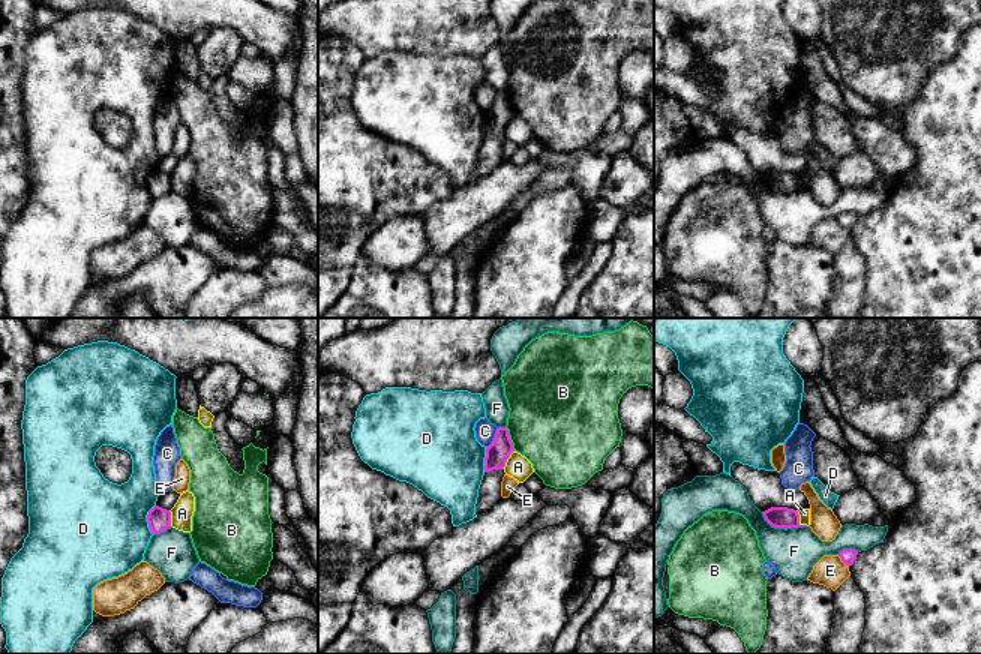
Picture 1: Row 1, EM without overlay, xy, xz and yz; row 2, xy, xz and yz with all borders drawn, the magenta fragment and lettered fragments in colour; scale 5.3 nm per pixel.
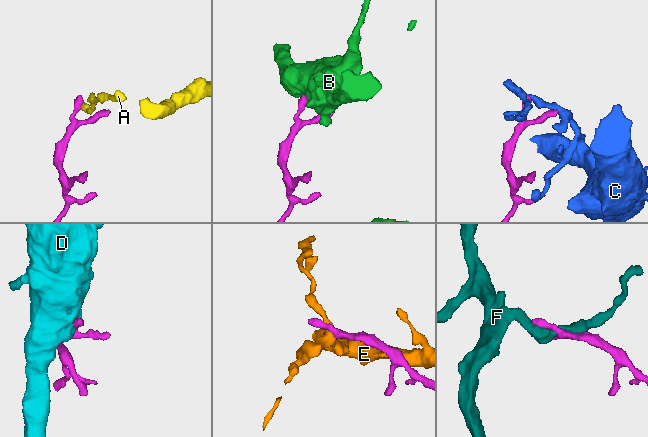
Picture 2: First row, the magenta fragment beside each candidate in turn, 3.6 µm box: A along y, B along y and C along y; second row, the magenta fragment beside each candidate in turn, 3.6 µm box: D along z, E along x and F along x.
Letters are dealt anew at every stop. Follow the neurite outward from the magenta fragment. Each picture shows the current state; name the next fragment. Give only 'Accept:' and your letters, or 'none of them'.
Accept: none of them

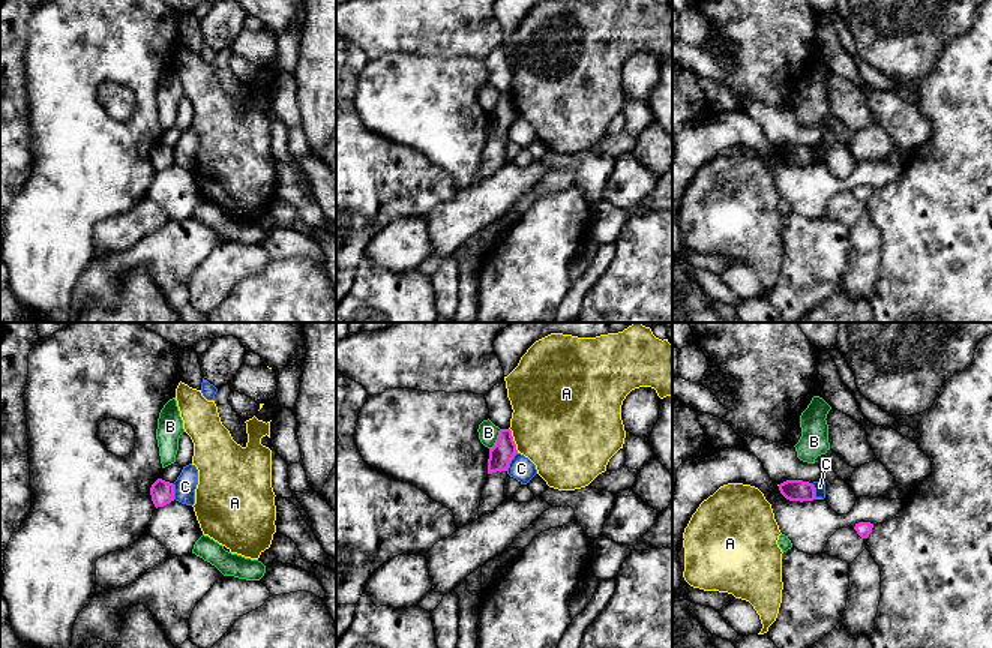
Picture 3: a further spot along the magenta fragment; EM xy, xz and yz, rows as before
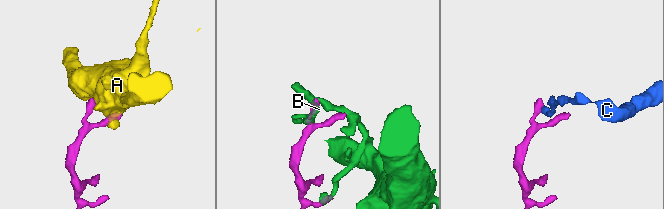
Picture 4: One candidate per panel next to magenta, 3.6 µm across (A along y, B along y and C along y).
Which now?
Accept: none of them

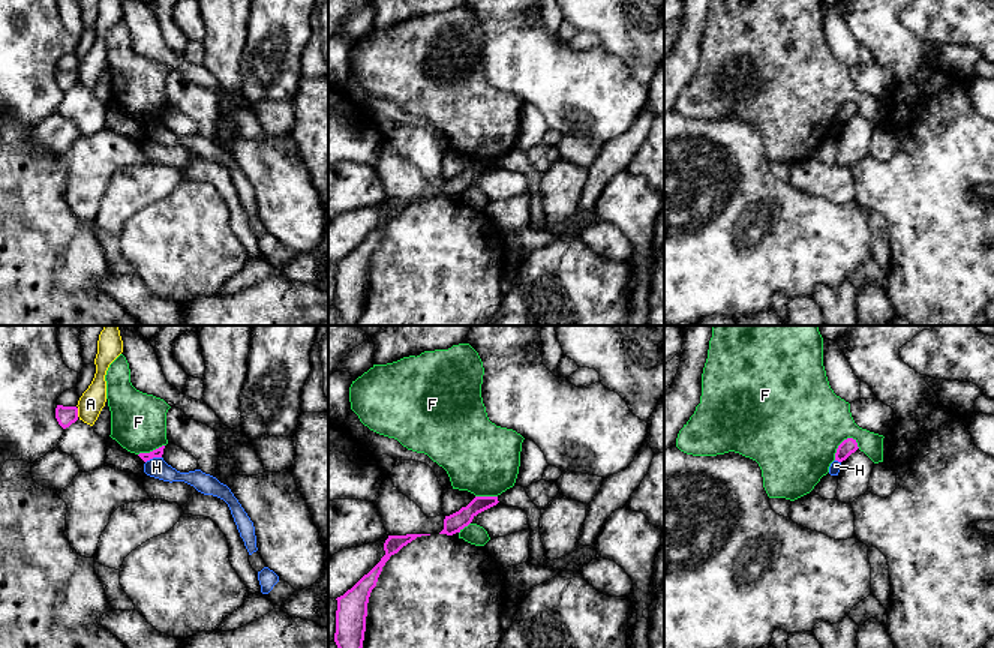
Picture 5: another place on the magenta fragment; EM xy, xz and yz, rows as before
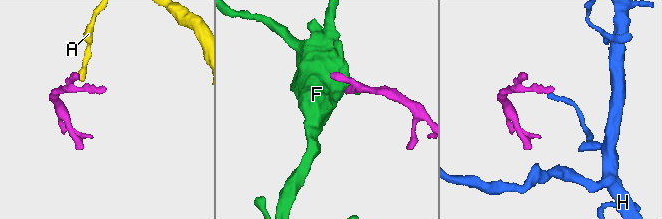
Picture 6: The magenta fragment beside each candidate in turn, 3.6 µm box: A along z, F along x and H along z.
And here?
Accept: none of them

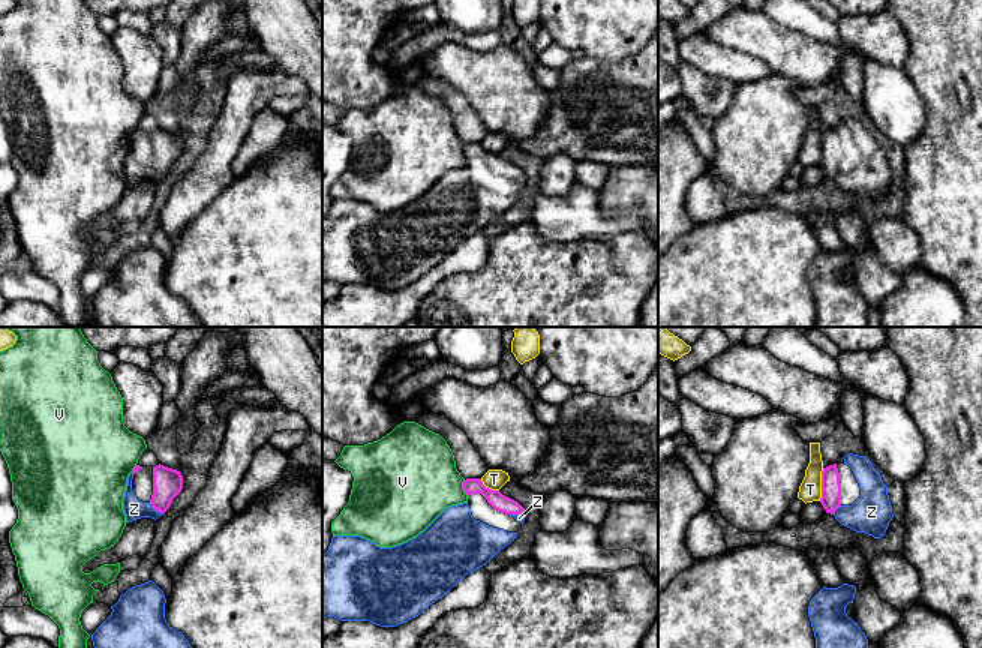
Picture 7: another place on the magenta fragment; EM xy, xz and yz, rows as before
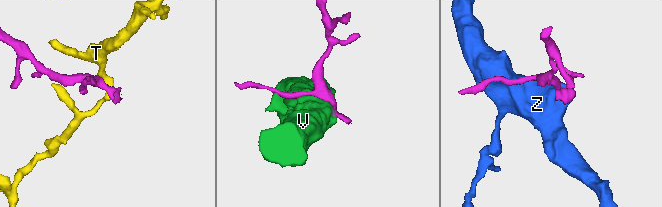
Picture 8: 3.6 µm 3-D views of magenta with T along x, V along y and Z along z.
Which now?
Accept: Z

